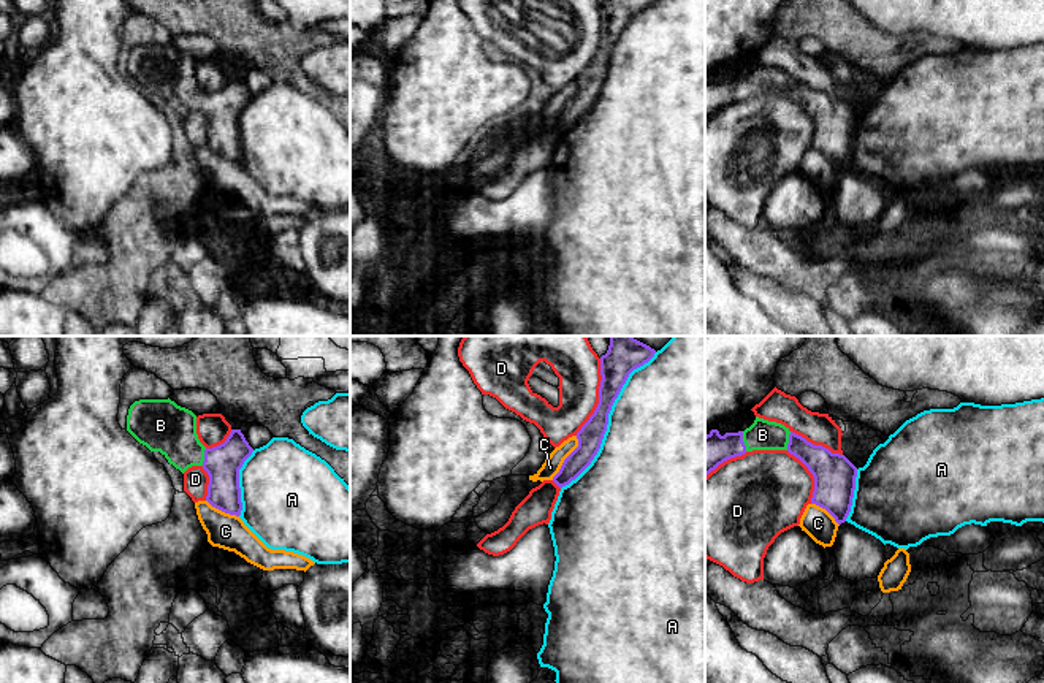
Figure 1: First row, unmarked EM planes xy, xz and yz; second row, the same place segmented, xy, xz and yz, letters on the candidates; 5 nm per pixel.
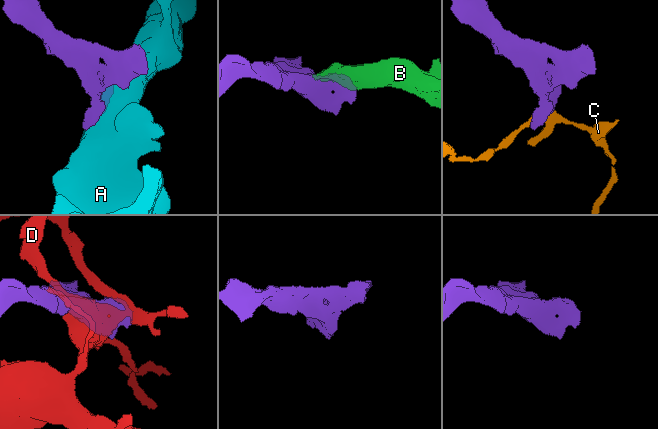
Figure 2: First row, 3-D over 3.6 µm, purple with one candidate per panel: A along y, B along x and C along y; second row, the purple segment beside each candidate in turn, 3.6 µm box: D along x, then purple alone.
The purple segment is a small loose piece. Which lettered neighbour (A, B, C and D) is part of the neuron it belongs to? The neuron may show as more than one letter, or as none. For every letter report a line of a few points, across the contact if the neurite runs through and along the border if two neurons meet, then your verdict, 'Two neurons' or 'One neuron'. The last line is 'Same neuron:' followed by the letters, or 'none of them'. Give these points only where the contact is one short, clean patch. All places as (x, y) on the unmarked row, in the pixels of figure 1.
A: Two neurons
B: One neuron
C: Two neurons
D: Two neurons
Same neuron: B

